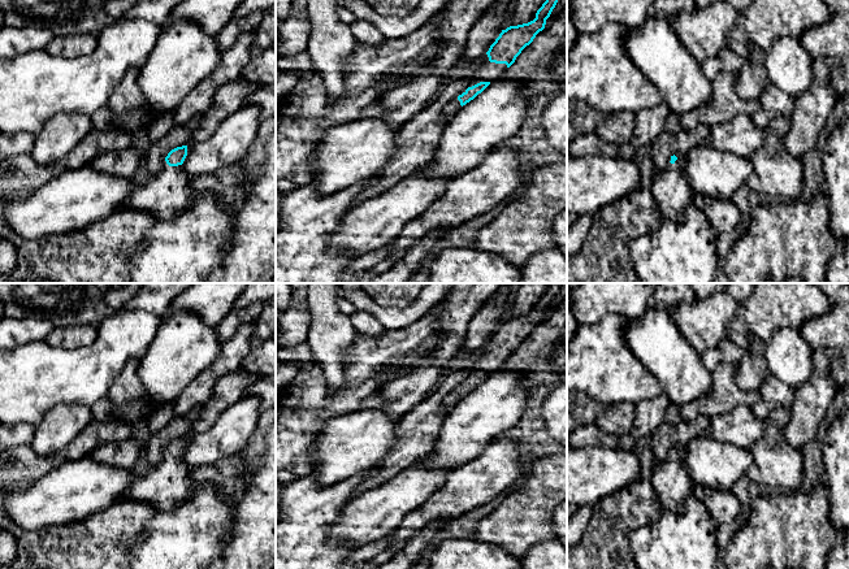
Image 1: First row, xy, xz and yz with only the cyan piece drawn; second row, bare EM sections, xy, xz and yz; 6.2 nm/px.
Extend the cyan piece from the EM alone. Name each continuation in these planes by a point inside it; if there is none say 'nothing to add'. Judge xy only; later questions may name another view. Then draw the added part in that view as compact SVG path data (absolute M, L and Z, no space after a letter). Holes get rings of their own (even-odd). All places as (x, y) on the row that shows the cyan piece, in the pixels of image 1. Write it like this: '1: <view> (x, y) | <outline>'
1: xy (168, 192) | M164 161L157 174L134 187L121 209L144 210L152 213L157 221L166 221L186 209L195 195L183 166L169 166Z

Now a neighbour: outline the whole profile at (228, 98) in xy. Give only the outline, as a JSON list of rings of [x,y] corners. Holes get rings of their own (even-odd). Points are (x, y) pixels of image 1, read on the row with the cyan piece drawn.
[[[242,77],[217,86],[209,108],[194,122],[191,140],[209,139],[225,118],[244,105],[252,87]]]

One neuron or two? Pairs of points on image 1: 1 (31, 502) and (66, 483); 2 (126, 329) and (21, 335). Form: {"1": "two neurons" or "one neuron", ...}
{"1": "one neuron", "2": "two neurons"}

